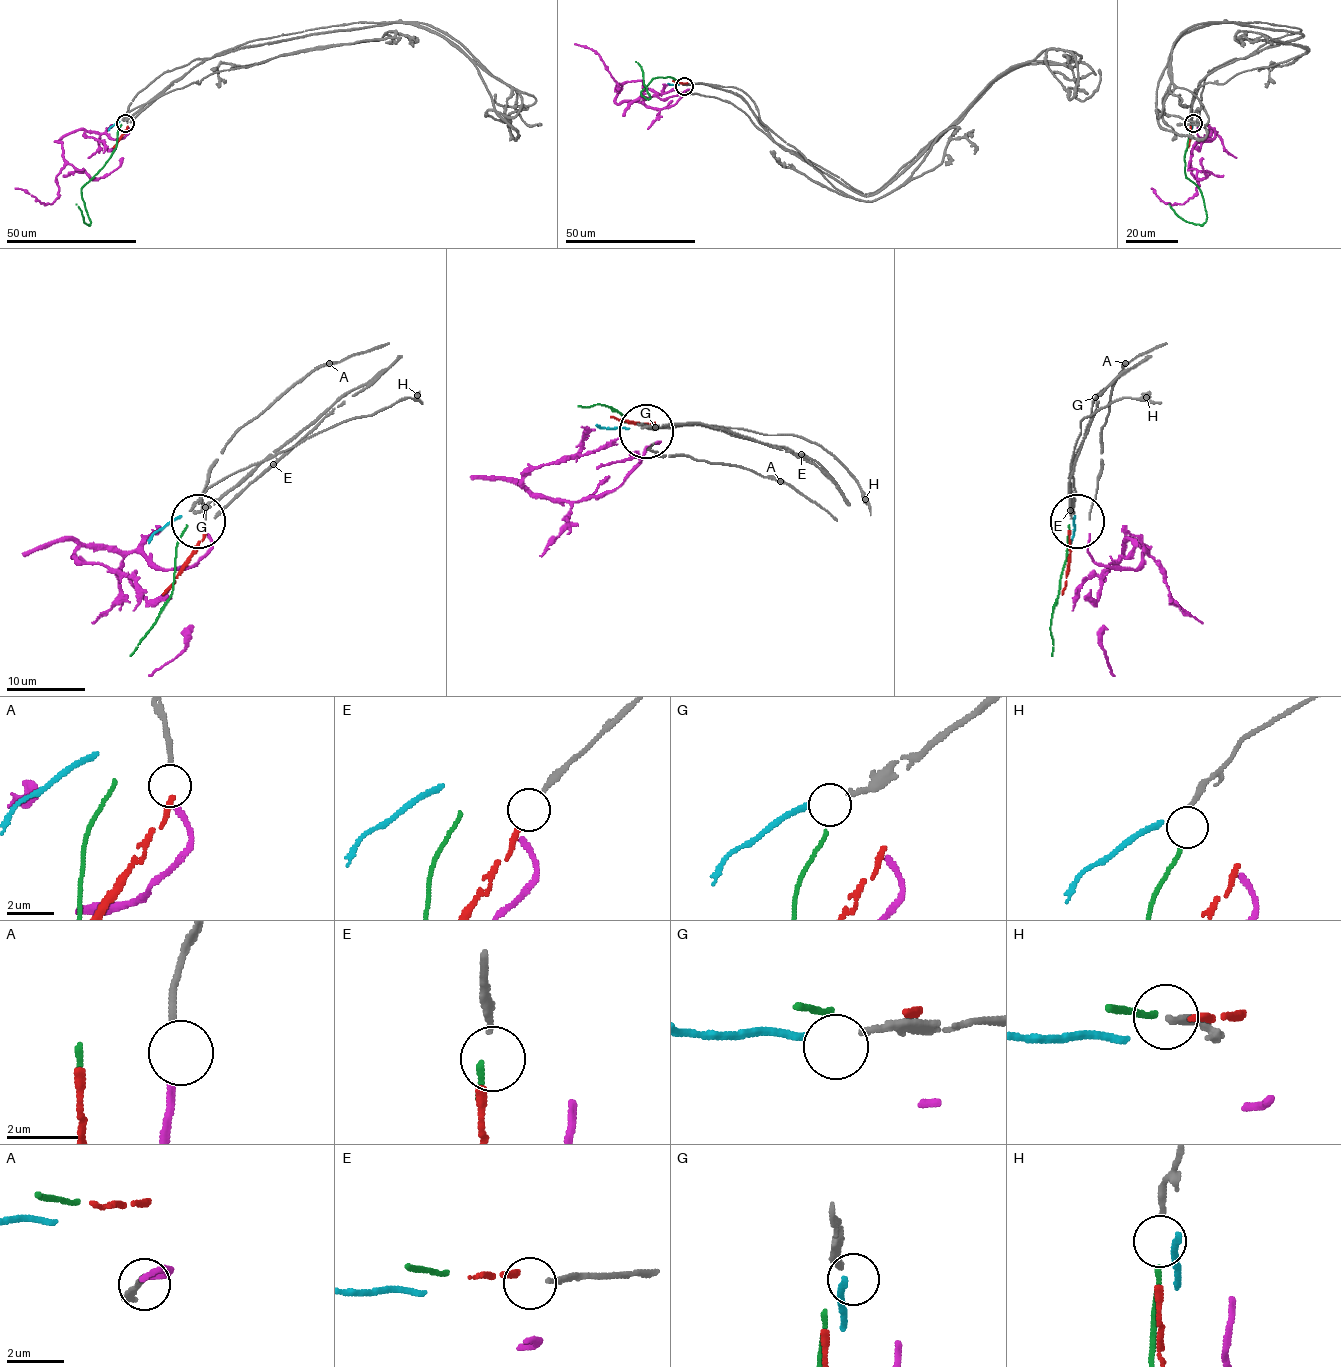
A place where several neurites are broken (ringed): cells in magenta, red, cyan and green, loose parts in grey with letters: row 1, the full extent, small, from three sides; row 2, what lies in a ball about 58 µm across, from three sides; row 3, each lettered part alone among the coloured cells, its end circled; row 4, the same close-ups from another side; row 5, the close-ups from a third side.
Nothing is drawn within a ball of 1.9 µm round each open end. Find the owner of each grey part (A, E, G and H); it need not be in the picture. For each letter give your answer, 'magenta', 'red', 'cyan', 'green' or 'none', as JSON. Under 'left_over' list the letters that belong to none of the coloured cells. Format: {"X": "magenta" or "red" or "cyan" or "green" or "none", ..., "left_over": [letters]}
{"A": "magenta", "E": "red", "G": "none", "H": "green", "left_over": ["G"]}

